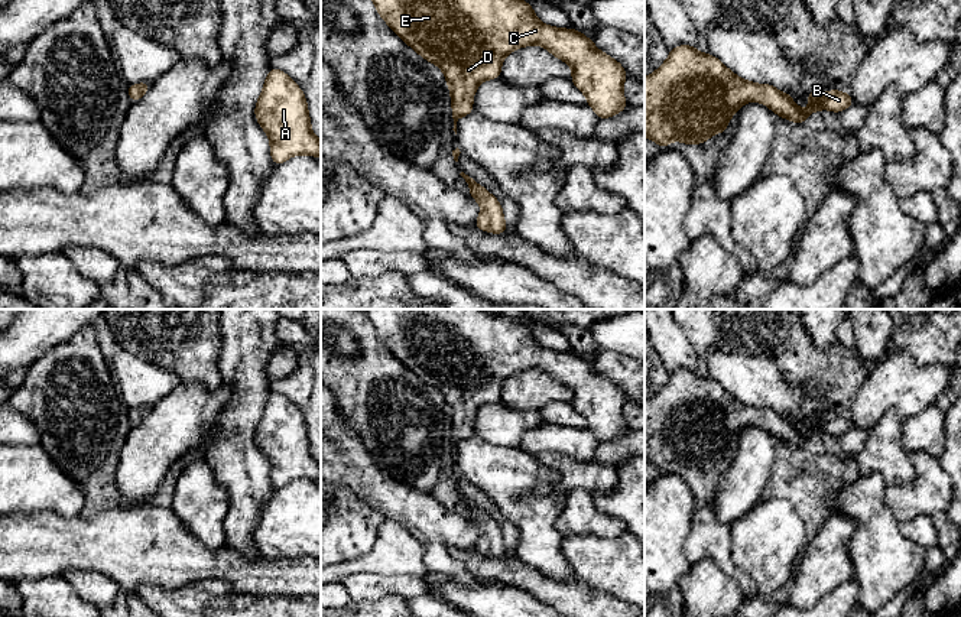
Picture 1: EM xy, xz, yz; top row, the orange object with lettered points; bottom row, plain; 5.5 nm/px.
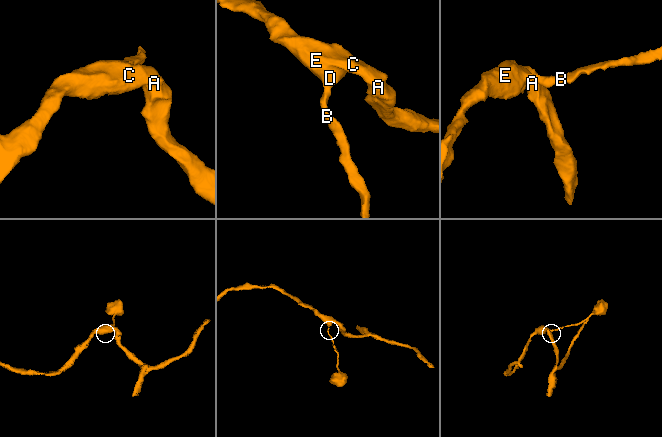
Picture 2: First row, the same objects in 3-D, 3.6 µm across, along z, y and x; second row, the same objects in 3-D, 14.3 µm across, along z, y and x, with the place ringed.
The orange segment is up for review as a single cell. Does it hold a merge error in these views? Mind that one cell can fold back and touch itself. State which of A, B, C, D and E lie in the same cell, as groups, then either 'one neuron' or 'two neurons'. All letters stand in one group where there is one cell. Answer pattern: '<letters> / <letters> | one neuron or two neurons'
A B C D E | one neuron

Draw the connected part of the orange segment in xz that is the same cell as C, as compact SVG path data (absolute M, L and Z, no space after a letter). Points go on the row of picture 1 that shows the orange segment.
M373 0L387 26L425 61L439 66L445 75L452 105L454 131L457 121L473 113L477 87L499 79L504 58L519 48L539 45L572 68L571 81L585 94L600 120L610 118L629 107L623 94L626 69L606 52L598 51L577 29L552 27L542 23L532 4L523 0Z

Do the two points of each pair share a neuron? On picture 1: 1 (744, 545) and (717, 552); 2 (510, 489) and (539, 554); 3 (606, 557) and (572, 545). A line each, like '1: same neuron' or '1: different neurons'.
1: different neurons
2: same neuron
3: same neuron

